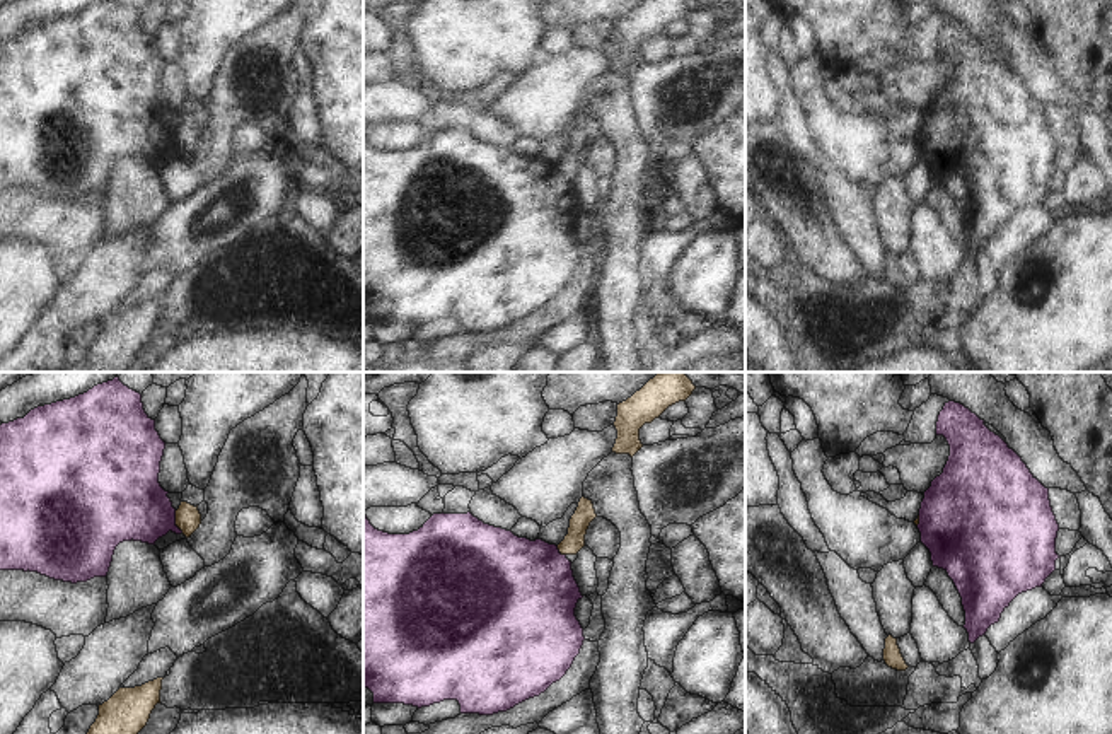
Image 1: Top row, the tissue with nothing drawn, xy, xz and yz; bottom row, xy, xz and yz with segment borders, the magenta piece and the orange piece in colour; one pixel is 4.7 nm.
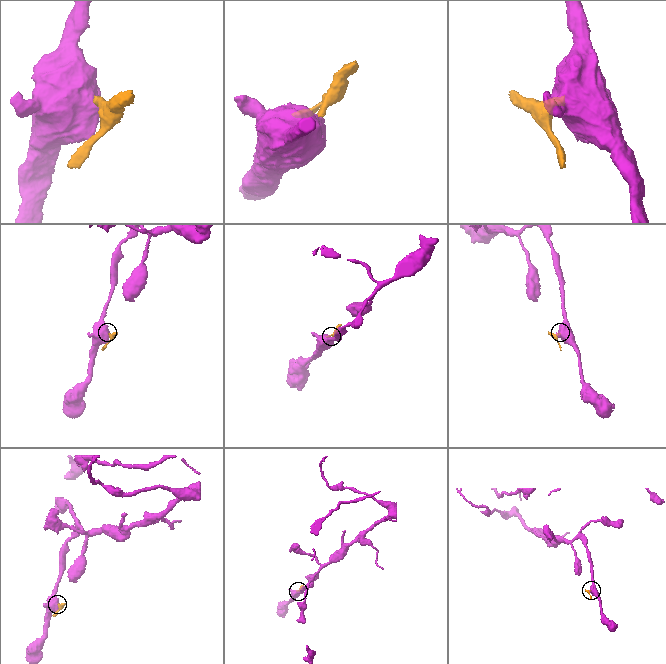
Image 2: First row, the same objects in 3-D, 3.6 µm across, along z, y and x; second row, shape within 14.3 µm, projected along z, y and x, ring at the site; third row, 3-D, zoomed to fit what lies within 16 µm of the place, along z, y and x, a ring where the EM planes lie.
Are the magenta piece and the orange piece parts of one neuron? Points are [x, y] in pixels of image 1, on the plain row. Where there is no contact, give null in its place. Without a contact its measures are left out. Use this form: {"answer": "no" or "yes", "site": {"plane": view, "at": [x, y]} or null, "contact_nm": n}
{"answer": "no", "site": {"plane": "xy", "at": [174, 139]}, "contact_nm": 110}

